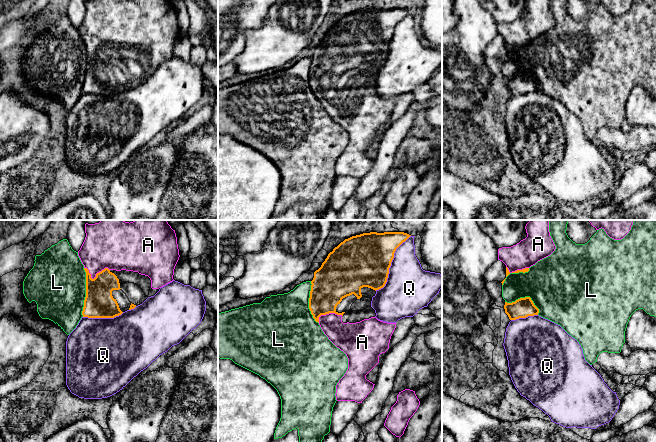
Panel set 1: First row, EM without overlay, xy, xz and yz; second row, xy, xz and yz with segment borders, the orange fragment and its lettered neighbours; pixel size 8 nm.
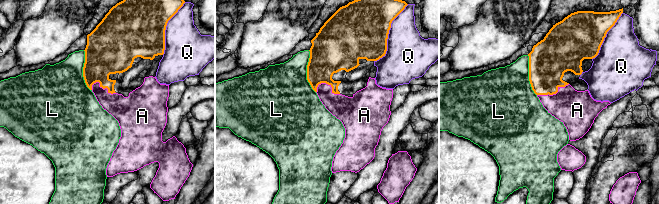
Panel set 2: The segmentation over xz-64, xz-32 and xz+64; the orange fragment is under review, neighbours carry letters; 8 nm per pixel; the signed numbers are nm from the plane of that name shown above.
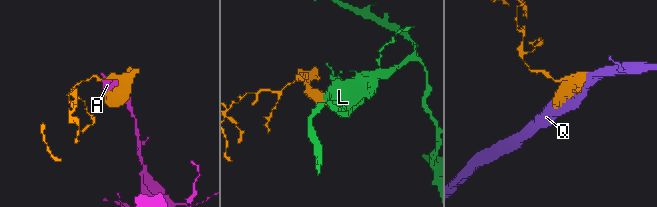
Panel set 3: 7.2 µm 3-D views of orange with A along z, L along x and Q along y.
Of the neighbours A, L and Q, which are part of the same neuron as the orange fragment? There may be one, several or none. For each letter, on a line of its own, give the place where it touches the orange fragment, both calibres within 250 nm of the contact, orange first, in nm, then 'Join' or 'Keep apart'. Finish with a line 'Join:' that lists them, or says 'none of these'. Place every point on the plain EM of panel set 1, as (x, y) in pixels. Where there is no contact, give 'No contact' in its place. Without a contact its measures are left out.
A: Touches orange at xy (96, 52). Thickness 240 nm (orange) against 340 nm. Join
L: Touches orange at xy (86, 68). Thickness 240 nm (orange) against 460 nm. Keep apart
Q: Touches orange at xz (390, 41). Thickness 420 nm (orange) against 380 nm. Keep apart
Join: A

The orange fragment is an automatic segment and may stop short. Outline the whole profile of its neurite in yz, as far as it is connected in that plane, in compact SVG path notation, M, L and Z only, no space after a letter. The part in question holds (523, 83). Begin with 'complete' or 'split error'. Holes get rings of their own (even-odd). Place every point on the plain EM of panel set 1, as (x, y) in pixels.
complete; M530 73L520 74L512 79L505 78L504 85L510 96L526 94L539 89L539 85L534 81Z

